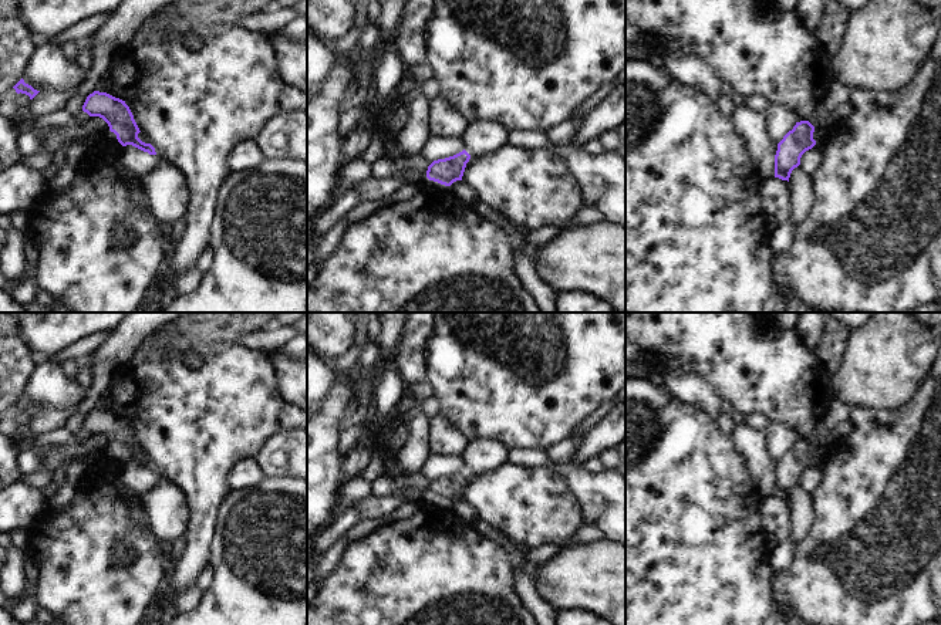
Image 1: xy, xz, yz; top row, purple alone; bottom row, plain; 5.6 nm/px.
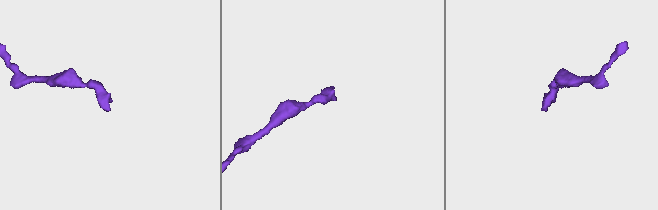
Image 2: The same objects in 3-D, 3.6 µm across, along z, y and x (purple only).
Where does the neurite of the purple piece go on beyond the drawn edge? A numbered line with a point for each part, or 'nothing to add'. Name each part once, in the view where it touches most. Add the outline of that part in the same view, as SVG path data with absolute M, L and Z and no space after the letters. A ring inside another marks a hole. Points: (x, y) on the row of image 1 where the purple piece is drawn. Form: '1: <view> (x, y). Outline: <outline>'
nothing to add.

